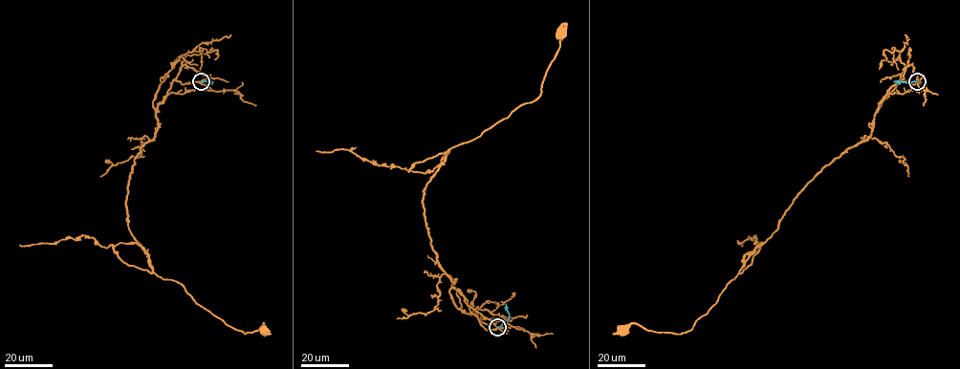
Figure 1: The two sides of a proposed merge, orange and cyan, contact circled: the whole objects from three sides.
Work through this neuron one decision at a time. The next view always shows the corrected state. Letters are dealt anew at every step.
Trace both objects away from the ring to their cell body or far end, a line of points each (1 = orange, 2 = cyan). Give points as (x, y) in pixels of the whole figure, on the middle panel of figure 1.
1: (497, 327), (481, 324), (440, 267), (424, 190), (452, 147), (535, 100), (559, 33)
2: (497, 327), (508, 319), (506, 304)

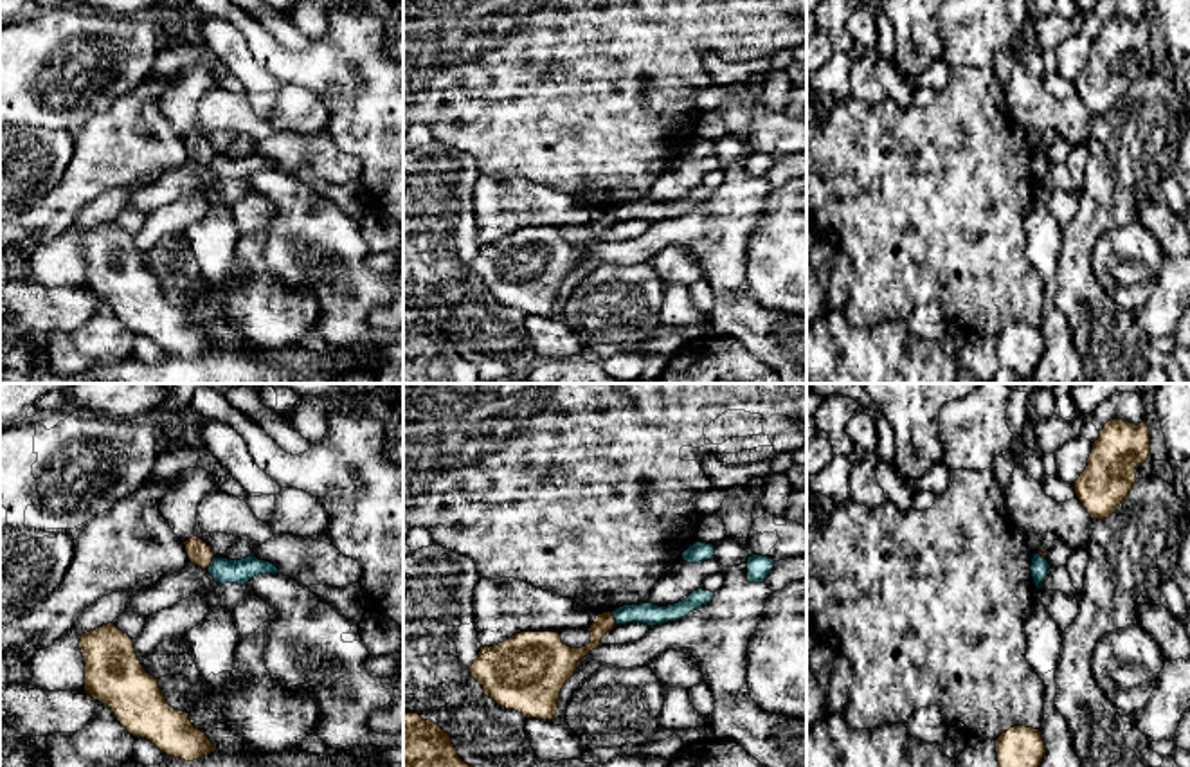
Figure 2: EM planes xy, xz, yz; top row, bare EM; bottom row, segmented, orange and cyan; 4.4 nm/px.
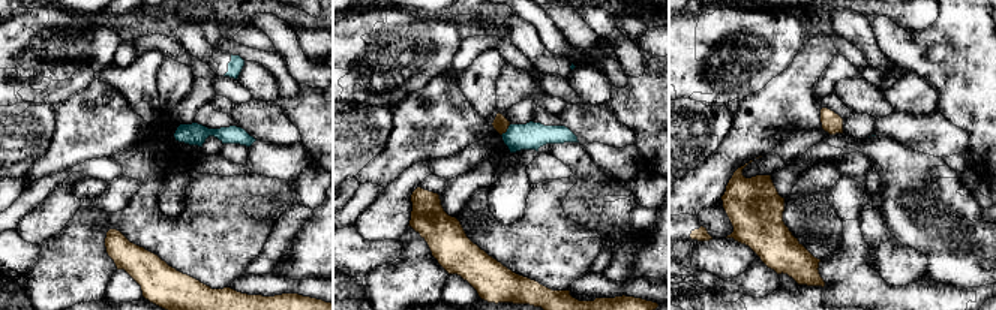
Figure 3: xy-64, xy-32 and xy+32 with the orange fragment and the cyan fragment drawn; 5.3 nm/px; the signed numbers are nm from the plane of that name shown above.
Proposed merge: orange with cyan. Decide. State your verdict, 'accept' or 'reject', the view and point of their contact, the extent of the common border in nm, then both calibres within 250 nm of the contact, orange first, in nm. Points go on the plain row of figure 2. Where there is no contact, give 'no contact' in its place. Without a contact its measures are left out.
reject; meets orange in xz at (613, 215); contact 60 nm long; 90 nm thick on the orange side, 100 nm on the other

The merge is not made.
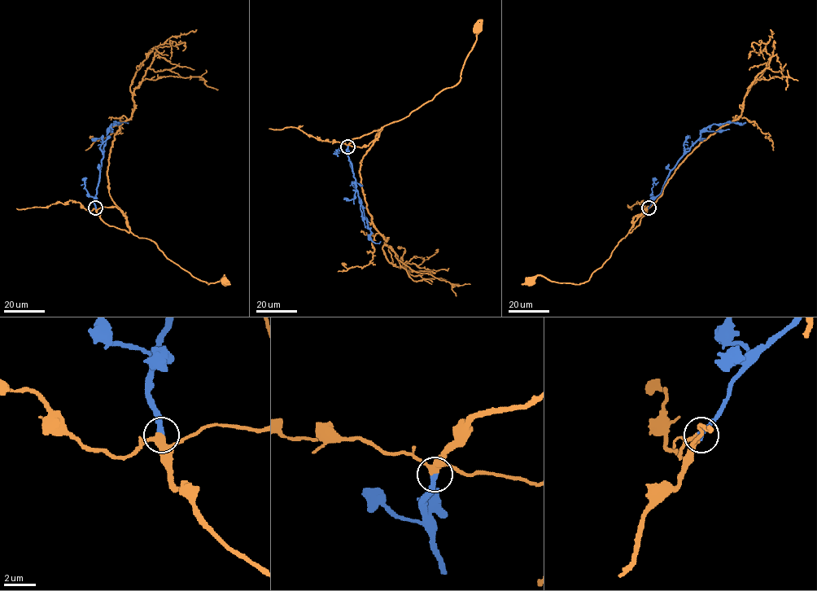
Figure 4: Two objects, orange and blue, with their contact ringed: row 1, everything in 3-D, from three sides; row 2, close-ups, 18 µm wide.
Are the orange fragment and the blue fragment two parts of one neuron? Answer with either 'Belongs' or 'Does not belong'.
Belongs

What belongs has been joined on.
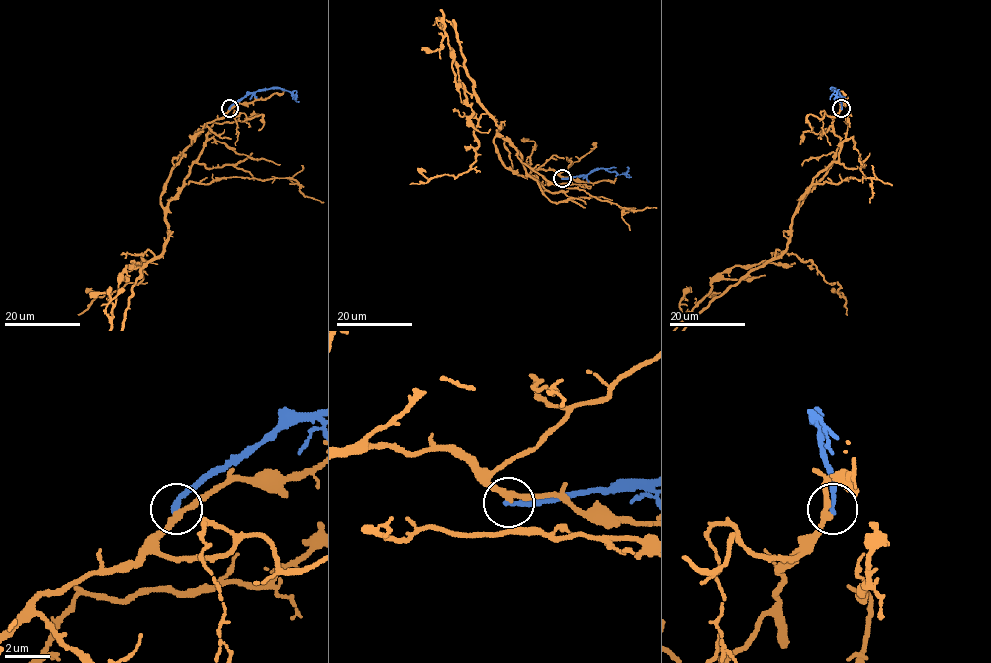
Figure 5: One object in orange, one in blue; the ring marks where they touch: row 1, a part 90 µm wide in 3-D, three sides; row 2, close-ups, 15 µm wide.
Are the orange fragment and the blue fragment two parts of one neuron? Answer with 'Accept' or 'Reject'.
Reject

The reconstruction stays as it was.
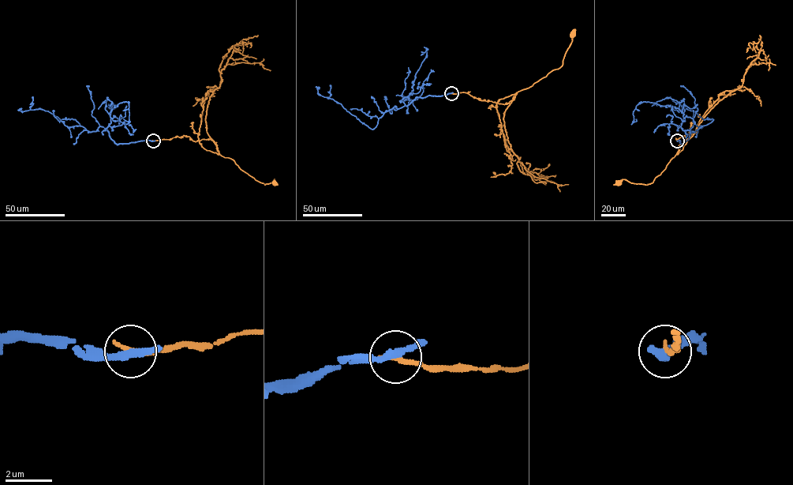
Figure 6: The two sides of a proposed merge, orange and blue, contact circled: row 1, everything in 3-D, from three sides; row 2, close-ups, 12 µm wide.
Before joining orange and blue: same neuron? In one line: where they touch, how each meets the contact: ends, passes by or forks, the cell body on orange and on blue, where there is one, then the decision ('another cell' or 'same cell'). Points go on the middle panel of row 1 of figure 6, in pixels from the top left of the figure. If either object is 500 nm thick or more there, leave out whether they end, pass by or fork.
(451, 93) | orange ends | blue passes by | orange (572, 34) | blue none | another cell

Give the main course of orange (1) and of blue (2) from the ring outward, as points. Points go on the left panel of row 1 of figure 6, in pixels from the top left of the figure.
1: (153, 140), (186, 135), (198, 140), (207, 150), (233, 159), (241, 169), (264, 185), (274, 179), (274, 183)
2: (153, 140), (117, 144), (102, 127), (88, 132), (75, 119), (61, 119), (43, 110), (31, 110), (32, 96)

